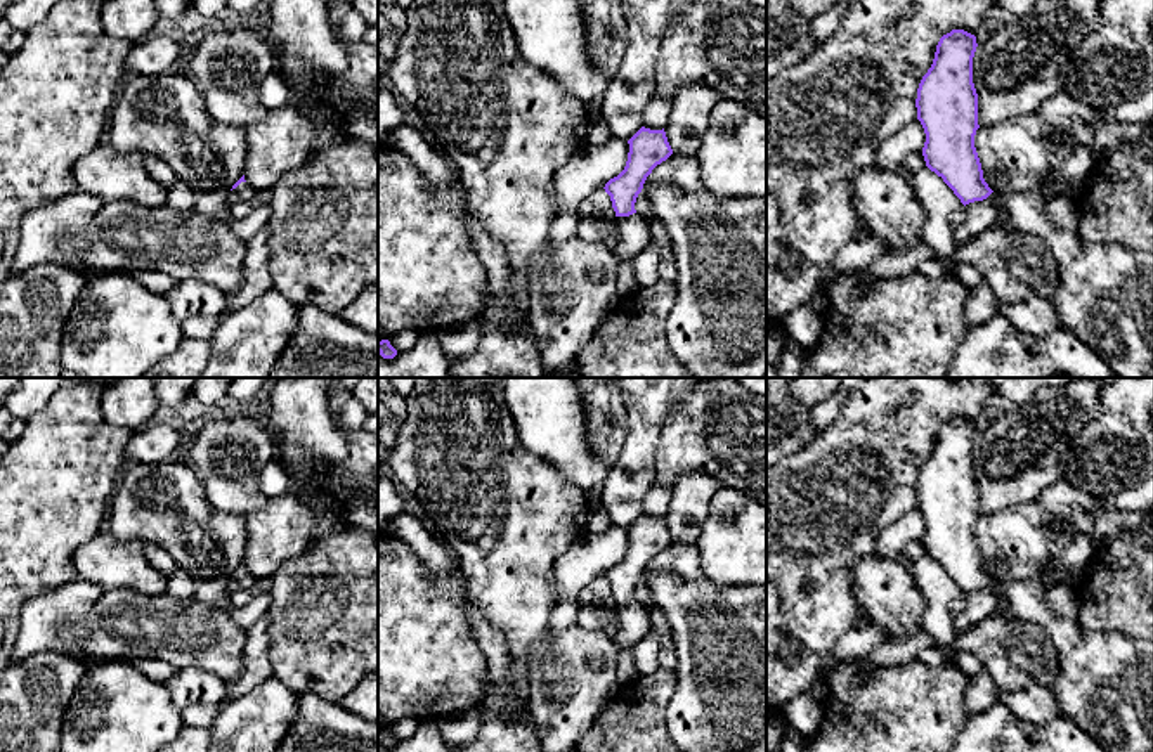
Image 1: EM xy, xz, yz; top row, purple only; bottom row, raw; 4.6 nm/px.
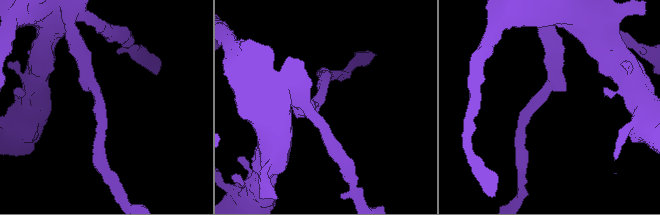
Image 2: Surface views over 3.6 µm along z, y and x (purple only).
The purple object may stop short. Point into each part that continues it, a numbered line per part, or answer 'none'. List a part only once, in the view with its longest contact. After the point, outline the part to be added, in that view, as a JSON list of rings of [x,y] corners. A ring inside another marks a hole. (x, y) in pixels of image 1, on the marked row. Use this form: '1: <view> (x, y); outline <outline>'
1: xz (633, 233); outline [[[642,215],[617,217],[617,244],[614,248],[617,262],[633,262],[650,244],[650,225]]]

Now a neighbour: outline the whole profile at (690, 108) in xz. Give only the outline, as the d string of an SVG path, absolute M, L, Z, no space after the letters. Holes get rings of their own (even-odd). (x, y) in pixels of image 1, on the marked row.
M704 85L683 87L671 100L671 114L664 126L676 154L695 156L707 130L709 114L723 97Z

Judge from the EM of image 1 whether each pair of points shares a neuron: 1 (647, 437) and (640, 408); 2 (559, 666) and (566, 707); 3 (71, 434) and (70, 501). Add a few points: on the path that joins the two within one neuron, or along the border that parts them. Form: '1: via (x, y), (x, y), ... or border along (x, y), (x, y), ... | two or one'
1: via (645, 430), (645, 414) | one
2: via (562, 676), (562, 697) | one
3: via (70, 451), (70, 484) | one

